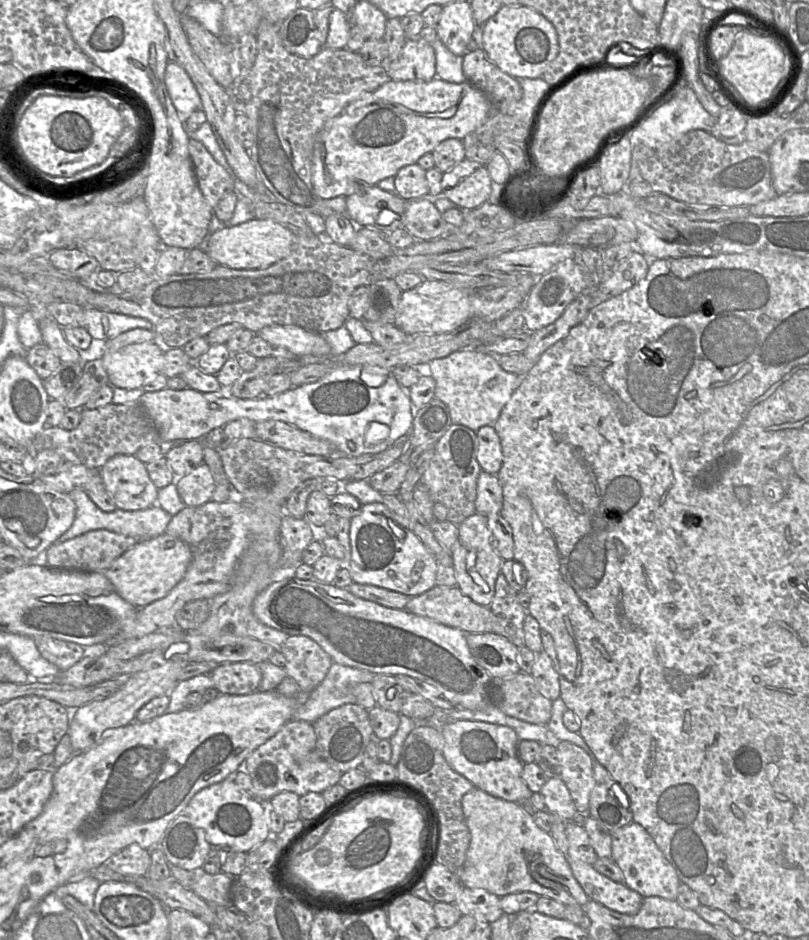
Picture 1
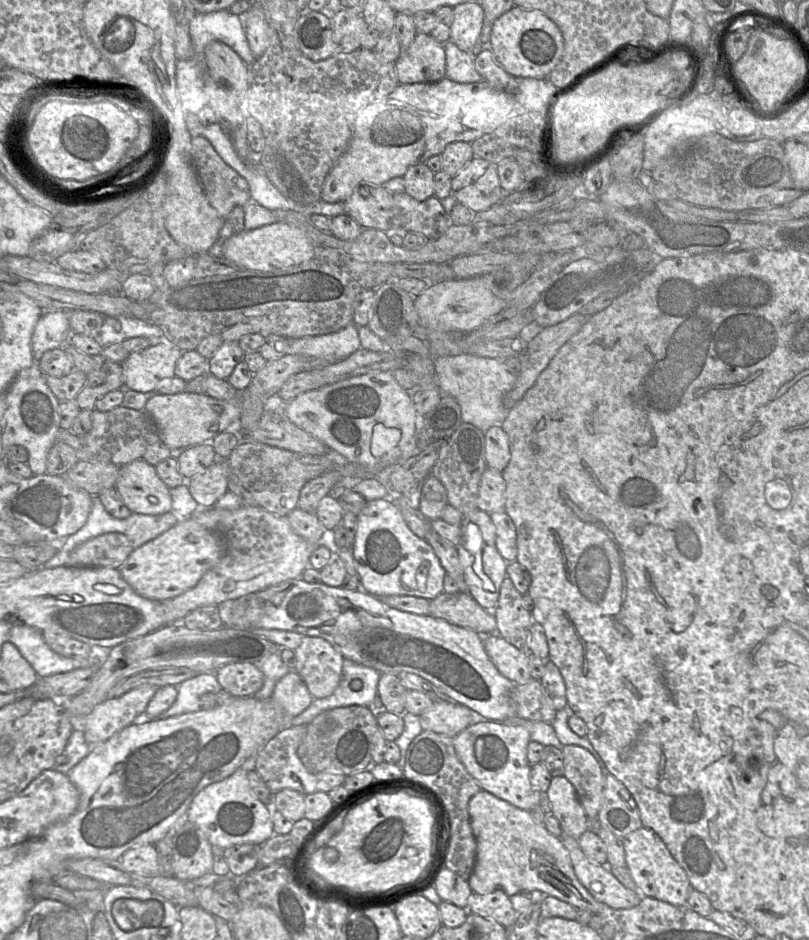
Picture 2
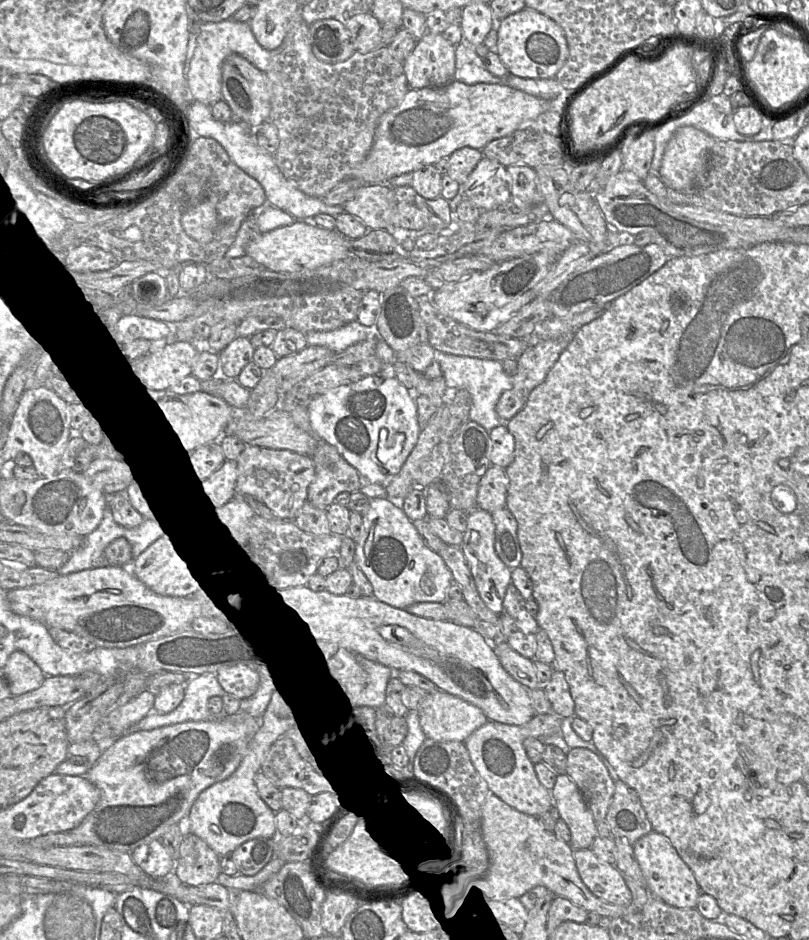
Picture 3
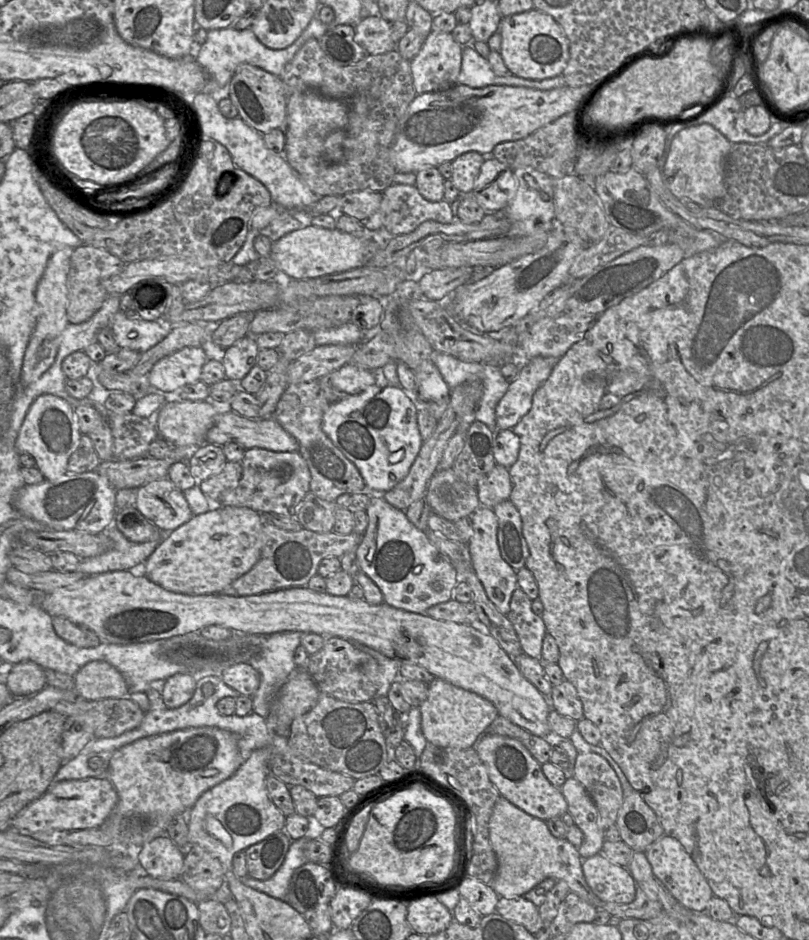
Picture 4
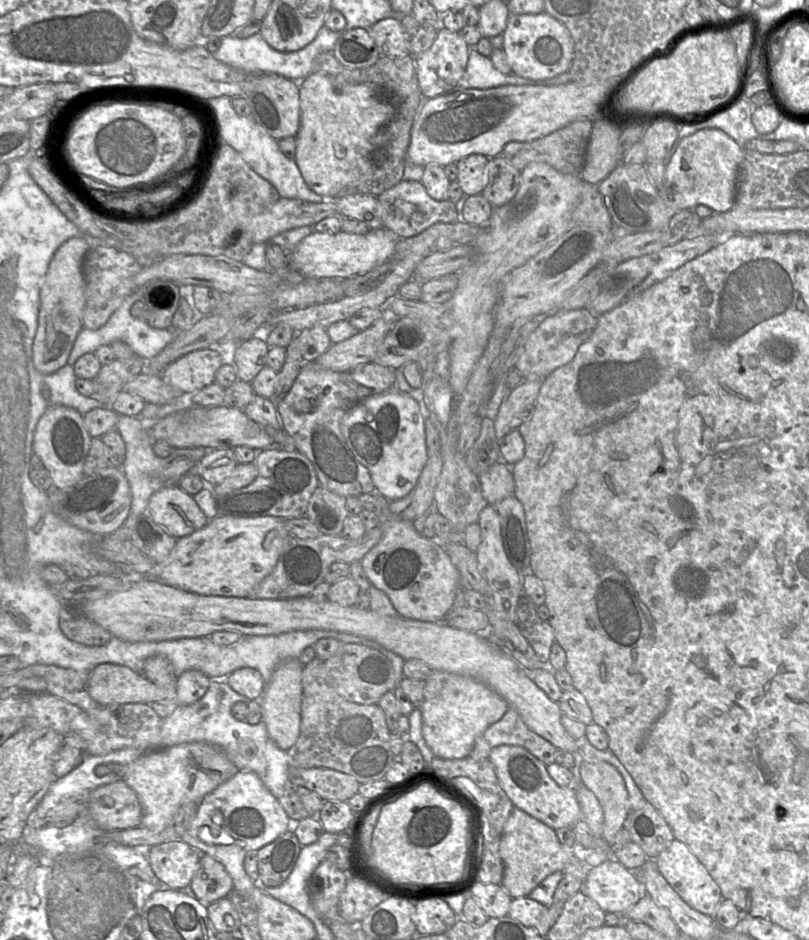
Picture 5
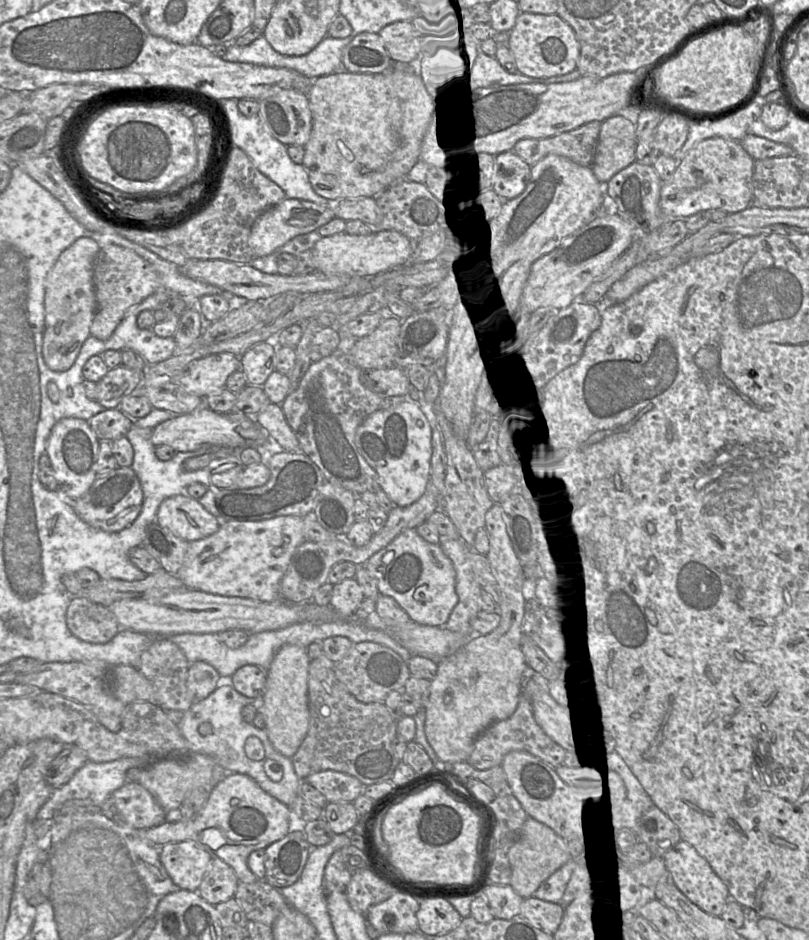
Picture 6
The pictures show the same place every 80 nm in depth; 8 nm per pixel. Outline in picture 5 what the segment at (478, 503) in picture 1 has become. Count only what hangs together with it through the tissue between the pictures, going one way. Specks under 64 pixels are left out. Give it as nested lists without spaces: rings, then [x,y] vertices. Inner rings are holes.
[[[503,461],[491,466],[479,476],[482,494],[489,505],[496,505],[515,491],[511,466]]]

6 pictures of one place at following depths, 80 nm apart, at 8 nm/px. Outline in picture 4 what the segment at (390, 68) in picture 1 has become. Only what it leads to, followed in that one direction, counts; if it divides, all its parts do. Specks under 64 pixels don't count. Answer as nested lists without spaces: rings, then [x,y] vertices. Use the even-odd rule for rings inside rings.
[[[431,31],[426,36],[418,54],[409,62],[417,94],[445,90],[458,83],[457,78],[462,62],[462,46],[453,39],[451,33]]]

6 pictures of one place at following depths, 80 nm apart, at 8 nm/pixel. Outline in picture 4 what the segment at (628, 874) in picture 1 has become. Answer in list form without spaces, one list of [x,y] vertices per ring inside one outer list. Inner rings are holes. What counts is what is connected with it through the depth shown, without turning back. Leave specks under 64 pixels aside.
[[[664,835],[652,843],[644,854],[651,864],[654,875],[673,897],[691,911],[706,911],[709,901],[714,896],[713,891],[703,873],[679,841]]]

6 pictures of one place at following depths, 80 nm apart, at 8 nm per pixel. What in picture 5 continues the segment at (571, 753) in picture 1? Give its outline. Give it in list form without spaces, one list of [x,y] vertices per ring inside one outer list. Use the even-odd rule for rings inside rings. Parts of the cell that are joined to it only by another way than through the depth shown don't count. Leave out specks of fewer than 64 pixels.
[[[583,761],[580,777],[582,784],[596,796],[603,809],[602,836],[613,845],[616,833],[624,827],[629,814],[625,782],[614,766],[603,761]]]

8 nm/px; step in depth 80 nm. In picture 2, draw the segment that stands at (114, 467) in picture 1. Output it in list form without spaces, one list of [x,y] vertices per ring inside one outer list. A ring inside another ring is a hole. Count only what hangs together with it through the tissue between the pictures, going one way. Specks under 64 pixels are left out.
[[[142,459],[120,466],[115,489],[132,513],[158,515],[172,510],[171,489],[157,475],[155,466]]]

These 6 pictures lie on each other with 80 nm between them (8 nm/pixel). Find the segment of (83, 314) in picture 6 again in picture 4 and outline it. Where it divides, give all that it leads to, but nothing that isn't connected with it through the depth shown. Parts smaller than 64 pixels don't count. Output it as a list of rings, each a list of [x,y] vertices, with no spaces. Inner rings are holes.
[[[67,246],[55,252],[48,260],[46,269],[38,283],[35,293],[36,327],[28,342],[21,369],[22,380],[25,384],[35,382],[54,363],[61,342],[61,334],[69,324],[66,314],[67,278],[73,251],[74,248]]]

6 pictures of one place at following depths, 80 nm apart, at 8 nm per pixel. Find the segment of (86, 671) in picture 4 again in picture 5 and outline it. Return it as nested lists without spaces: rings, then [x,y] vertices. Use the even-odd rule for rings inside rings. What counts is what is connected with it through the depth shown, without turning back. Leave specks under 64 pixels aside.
[[[102,663],[89,673],[87,690],[101,705],[164,702],[164,693],[142,673],[117,664]]]

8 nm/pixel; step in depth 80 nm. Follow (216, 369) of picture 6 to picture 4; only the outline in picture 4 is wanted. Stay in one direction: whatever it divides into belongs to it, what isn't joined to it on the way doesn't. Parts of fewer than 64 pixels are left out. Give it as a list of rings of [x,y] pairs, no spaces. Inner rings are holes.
[[[184,347],[154,364],[147,377],[154,388],[165,392],[174,392],[178,388],[201,381],[201,372],[209,357],[202,347]]]

